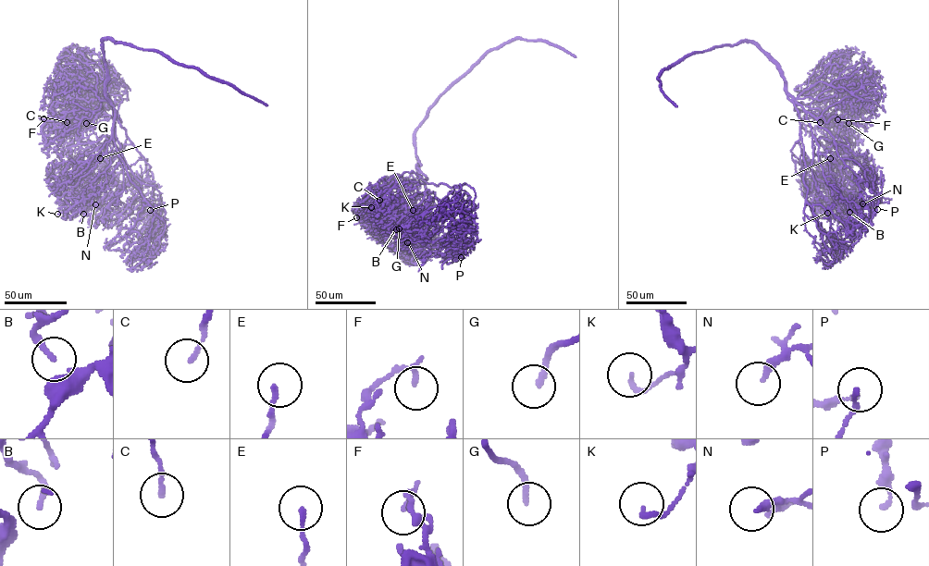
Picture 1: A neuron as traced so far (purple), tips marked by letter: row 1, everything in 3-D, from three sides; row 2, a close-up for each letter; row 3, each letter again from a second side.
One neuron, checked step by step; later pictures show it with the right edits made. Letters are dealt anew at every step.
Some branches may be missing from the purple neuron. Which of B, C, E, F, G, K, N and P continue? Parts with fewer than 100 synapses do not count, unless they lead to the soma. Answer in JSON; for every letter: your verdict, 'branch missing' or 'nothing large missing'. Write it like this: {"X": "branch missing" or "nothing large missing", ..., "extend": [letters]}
{"B": "nothing large missing", "C": "nothing large missing", "E": "nothing large missing", "F": "nothing large missing", "G": "branch missing", "K": "nothing large missing", "N": "nothing large missing", "P": "nothing large missing", "extend": ["G"]}

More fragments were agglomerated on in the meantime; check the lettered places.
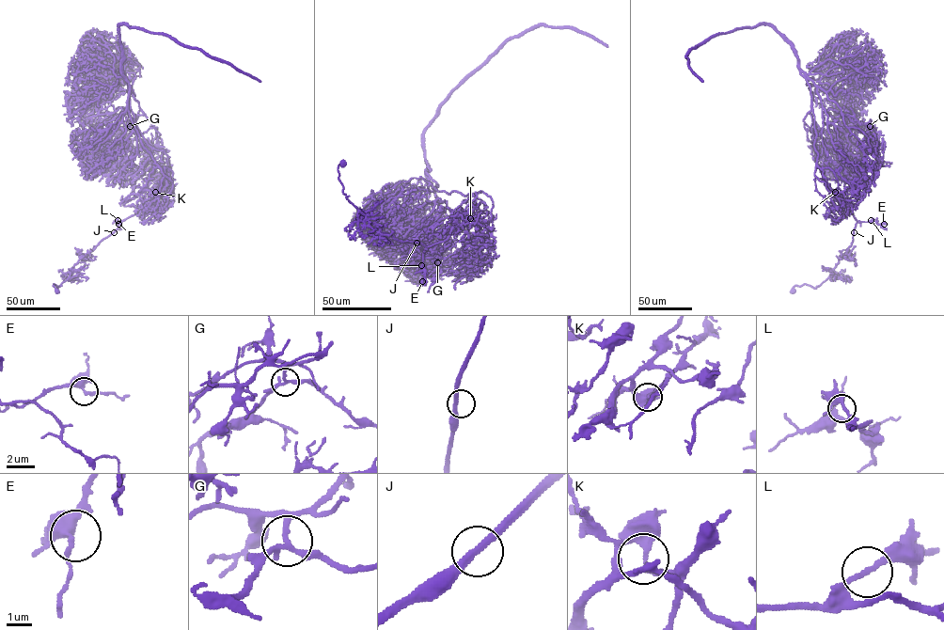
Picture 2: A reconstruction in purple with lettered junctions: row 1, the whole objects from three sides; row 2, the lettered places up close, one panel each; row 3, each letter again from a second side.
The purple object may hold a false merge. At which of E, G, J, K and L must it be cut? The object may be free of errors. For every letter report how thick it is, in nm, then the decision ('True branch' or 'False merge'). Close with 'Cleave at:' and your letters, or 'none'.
E: Thickness 300 nm. True branch
G: Thickness 200 nm. True branch
J: Thickness 300 nm. True branch
K: Thickness 240 nm. False merge
L: Thickness 200 nm. True branch
Cleave at: K

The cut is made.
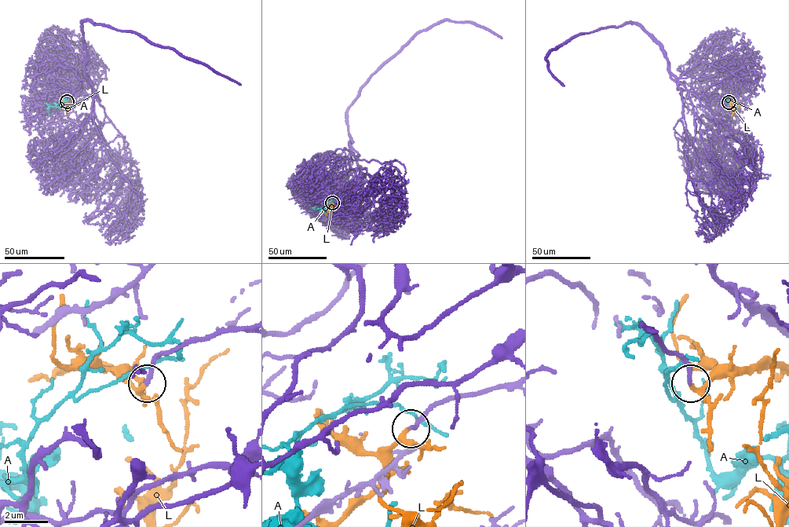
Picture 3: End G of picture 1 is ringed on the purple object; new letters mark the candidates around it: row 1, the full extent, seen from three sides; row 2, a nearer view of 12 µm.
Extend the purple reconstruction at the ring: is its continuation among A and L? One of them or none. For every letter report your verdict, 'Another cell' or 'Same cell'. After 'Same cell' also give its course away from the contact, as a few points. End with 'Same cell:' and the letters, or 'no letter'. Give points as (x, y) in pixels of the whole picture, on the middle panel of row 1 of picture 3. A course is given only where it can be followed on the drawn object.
A: Another cell
L: Same cell. Its course: (332, 203), (326, 210), (336, 207)
Same cell: L

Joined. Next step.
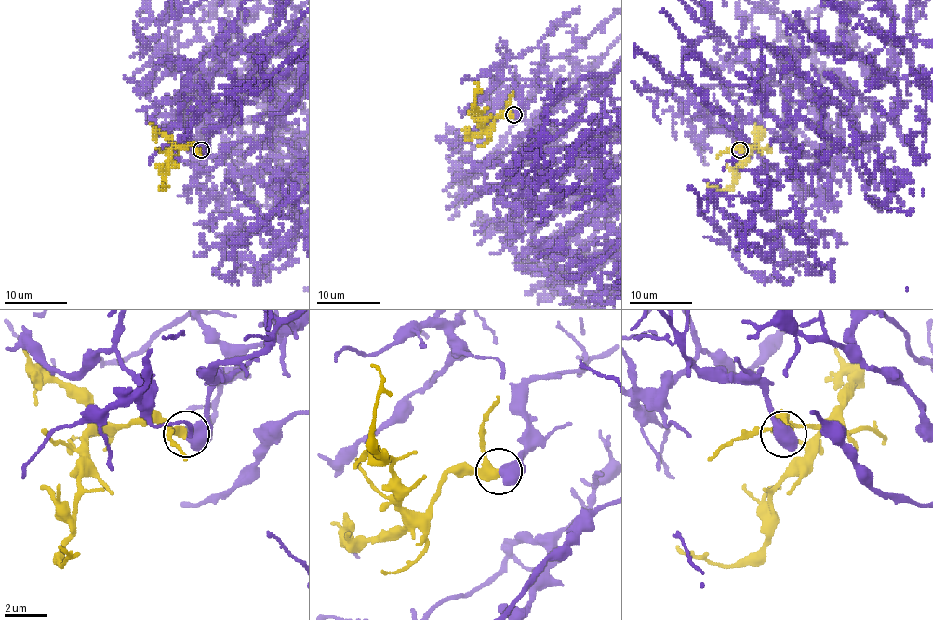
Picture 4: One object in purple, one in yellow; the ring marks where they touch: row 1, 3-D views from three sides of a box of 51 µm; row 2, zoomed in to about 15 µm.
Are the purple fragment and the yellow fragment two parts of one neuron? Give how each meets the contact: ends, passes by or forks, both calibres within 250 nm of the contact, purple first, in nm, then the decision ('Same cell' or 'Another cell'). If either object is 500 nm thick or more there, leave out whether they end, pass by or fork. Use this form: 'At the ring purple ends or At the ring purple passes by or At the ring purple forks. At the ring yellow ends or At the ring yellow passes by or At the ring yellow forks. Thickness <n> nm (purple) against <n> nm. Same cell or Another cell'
Thickness 750 nm (purple) against 320 nm. Same cell

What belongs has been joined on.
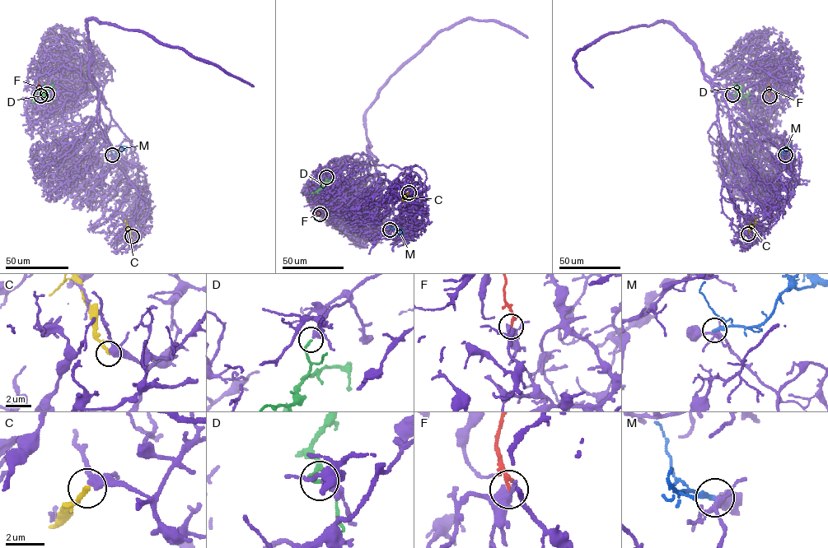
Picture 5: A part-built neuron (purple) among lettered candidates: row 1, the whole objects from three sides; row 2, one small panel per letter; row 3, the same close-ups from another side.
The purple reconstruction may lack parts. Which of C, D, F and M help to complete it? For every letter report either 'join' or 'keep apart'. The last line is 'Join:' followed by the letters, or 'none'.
C: keep apart
D: join
F: keep apart
M: keep apart
Join: D

